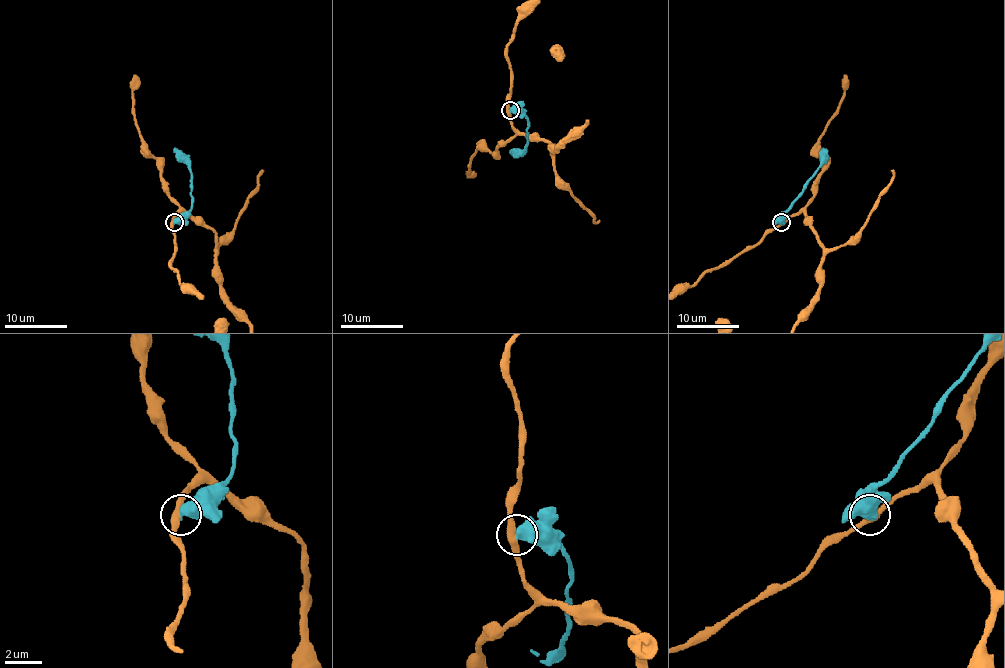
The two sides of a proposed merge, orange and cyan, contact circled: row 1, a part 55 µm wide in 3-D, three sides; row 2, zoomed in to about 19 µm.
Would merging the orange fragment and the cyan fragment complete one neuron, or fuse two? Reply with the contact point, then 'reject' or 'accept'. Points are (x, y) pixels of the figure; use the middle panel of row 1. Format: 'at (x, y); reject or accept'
at (510, 110); reject

